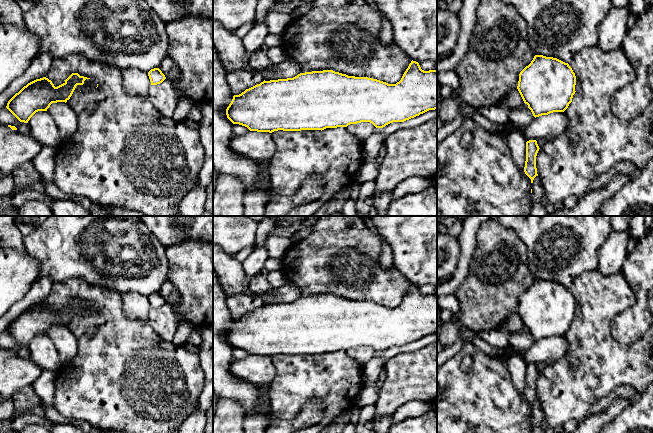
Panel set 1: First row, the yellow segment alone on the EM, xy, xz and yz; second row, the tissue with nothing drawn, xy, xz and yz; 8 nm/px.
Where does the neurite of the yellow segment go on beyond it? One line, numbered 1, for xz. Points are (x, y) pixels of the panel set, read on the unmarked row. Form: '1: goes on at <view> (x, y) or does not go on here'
1: does not go on here

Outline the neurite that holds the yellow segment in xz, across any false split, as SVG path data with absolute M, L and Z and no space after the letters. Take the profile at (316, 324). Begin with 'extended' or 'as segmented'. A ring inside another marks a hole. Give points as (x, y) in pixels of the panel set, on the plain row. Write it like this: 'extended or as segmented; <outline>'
as segmented; M411 285L401 304L396 308L368 302L348 300L333 294L300 297L293 302L263 305L239 319L234 319L226 333L227 342L233 348L247 351L250 355L269 356L324 354L347 351L350 348L370 346L383 352L393 346L404 346L429 334L437 333L437 294L424 295L416 285Z

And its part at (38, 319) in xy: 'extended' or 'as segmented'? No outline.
as segmented

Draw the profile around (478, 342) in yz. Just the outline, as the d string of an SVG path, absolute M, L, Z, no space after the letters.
M475 334L471 343L489 356L504 355L504 350L492 346L491 344L480 338L477 334Z

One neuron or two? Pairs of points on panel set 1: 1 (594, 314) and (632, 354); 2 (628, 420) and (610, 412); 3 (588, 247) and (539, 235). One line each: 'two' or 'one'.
1: one
2: two
3: one

